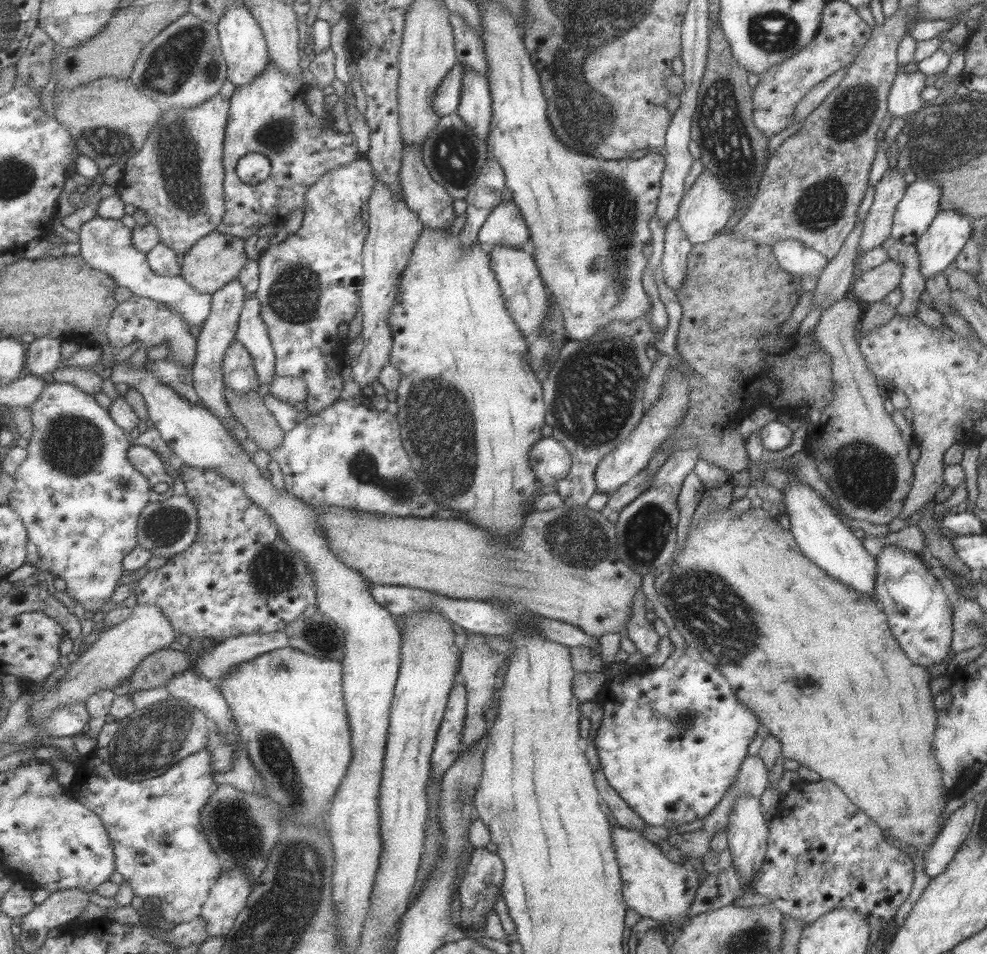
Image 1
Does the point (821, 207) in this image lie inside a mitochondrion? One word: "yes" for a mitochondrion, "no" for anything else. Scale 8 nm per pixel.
yes

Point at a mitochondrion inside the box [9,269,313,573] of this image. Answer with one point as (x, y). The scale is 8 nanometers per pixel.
(72, 445)

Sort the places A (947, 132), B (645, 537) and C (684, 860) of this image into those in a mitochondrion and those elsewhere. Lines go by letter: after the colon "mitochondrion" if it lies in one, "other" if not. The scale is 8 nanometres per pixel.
A: mitochondrion
B: mitochondrion
C: other

